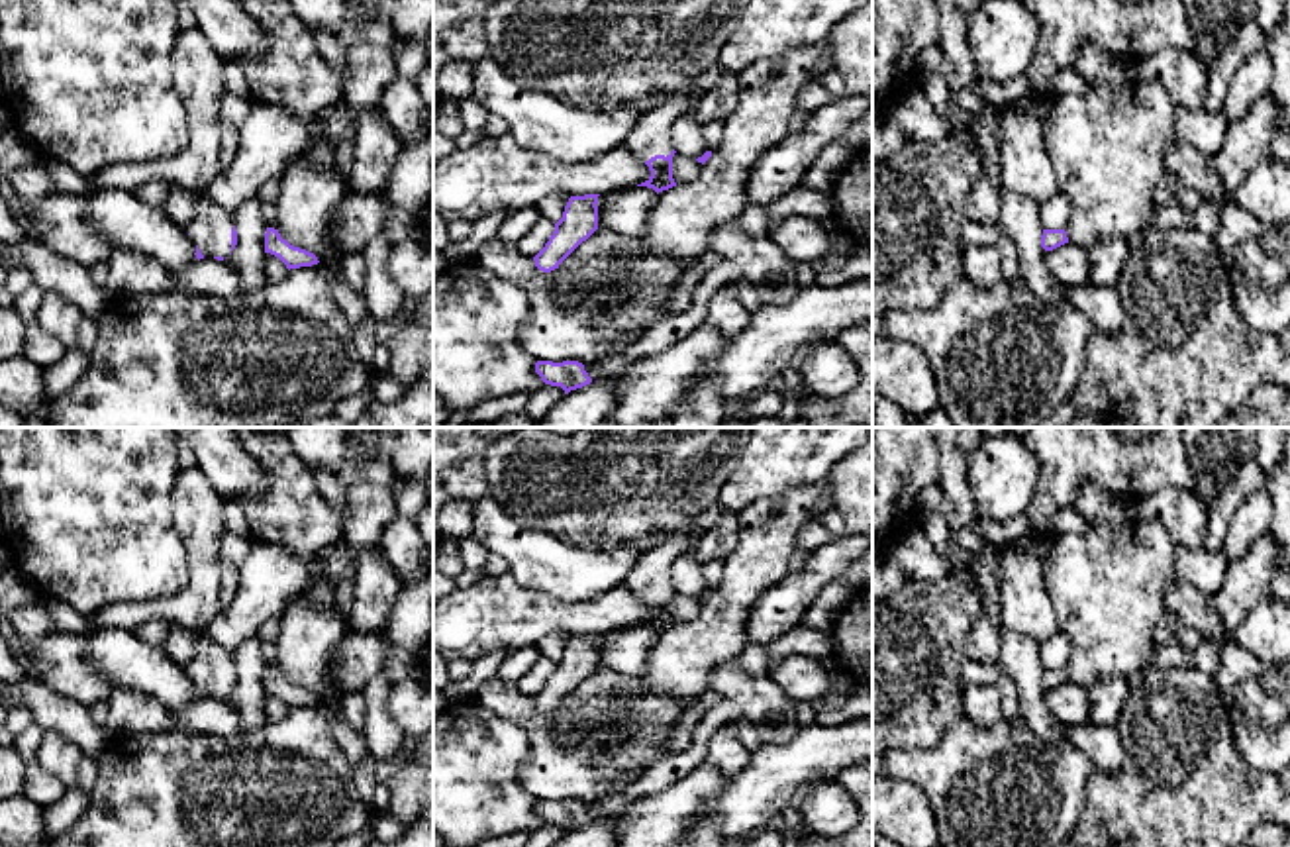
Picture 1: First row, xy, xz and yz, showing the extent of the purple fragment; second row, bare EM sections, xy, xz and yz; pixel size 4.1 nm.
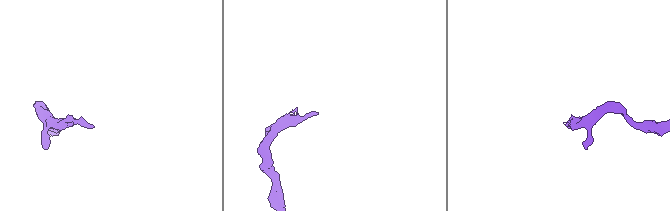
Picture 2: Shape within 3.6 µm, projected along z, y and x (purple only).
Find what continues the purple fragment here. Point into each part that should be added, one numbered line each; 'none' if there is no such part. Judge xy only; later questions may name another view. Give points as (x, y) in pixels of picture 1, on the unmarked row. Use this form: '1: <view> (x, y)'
1: xy (210, 667)

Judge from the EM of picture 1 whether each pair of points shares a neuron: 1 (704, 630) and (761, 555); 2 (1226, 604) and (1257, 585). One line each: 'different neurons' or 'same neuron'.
1: same neuron
2: same neuron

